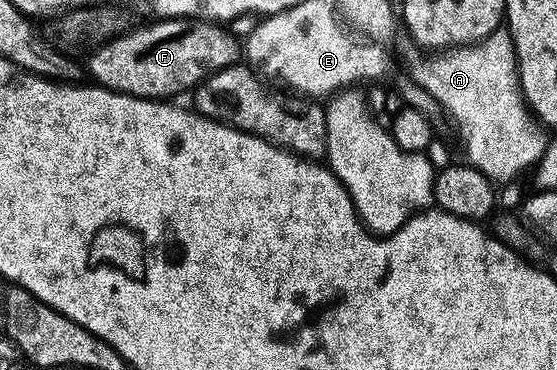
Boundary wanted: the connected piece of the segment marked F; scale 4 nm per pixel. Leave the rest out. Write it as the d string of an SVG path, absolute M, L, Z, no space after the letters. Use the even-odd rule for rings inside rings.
M168 17L166 19L152 20L152 25L143 25L140 29L128 28L126 31L114 36L109 41L102 42L90 50L91 58L85 63L85 69L91 72L90 80L96 85L101 85L105 89L112 89L114 93L124 93L130 97L146 97L148 99L175 99L178 93L194 90L195 86L200 84L204 79L216 73L218 69L226 69L229 65L234 65L240 60L241 45L230 28L214 21L201 21L198 19L188 19L186 17Z

